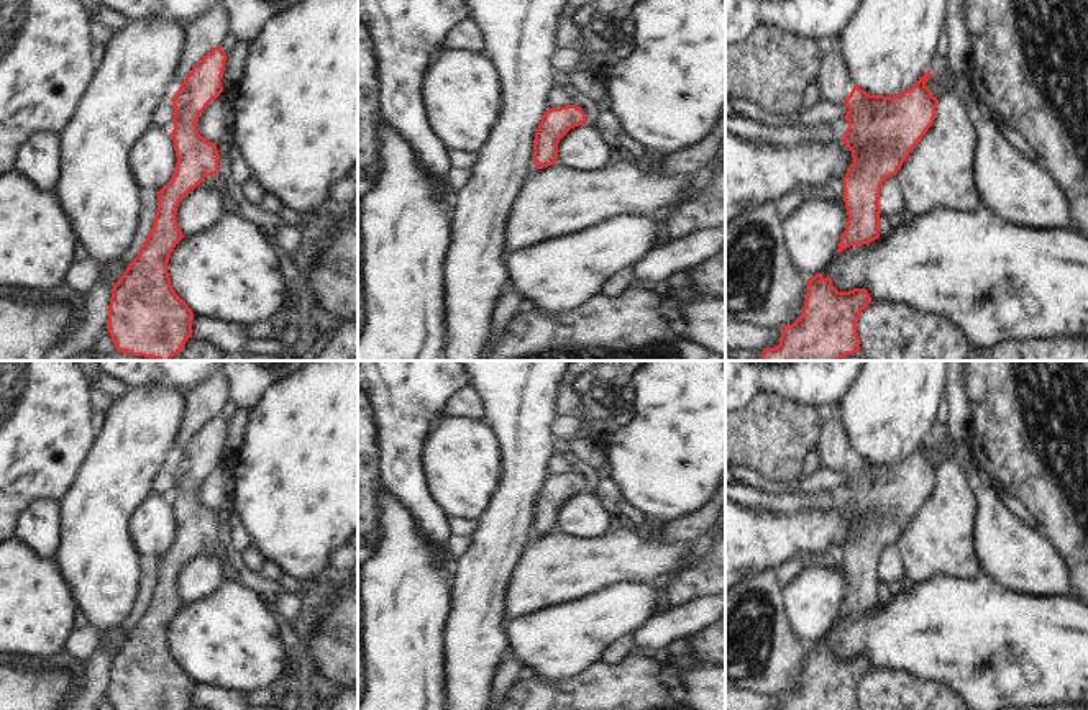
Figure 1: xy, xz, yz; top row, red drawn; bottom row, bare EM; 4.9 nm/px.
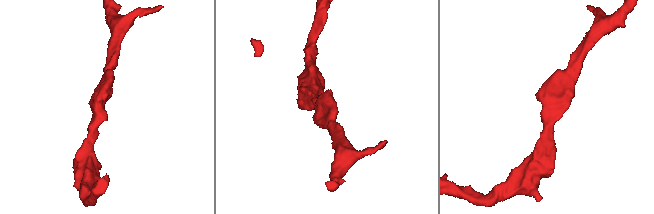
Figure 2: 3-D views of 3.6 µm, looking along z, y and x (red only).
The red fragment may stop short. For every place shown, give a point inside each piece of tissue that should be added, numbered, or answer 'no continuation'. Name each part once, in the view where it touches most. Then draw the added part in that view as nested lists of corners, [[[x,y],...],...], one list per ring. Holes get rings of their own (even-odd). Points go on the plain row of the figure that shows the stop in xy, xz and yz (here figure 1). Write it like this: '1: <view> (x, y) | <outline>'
1: xy (217, 548) | [[[220,538],[213,543],[207,543],[200,551],[213,554],[222,561],[222,571],[223,571],[225,579],[240,580],[236,566],[228,559],[226,546],[223,544]]]

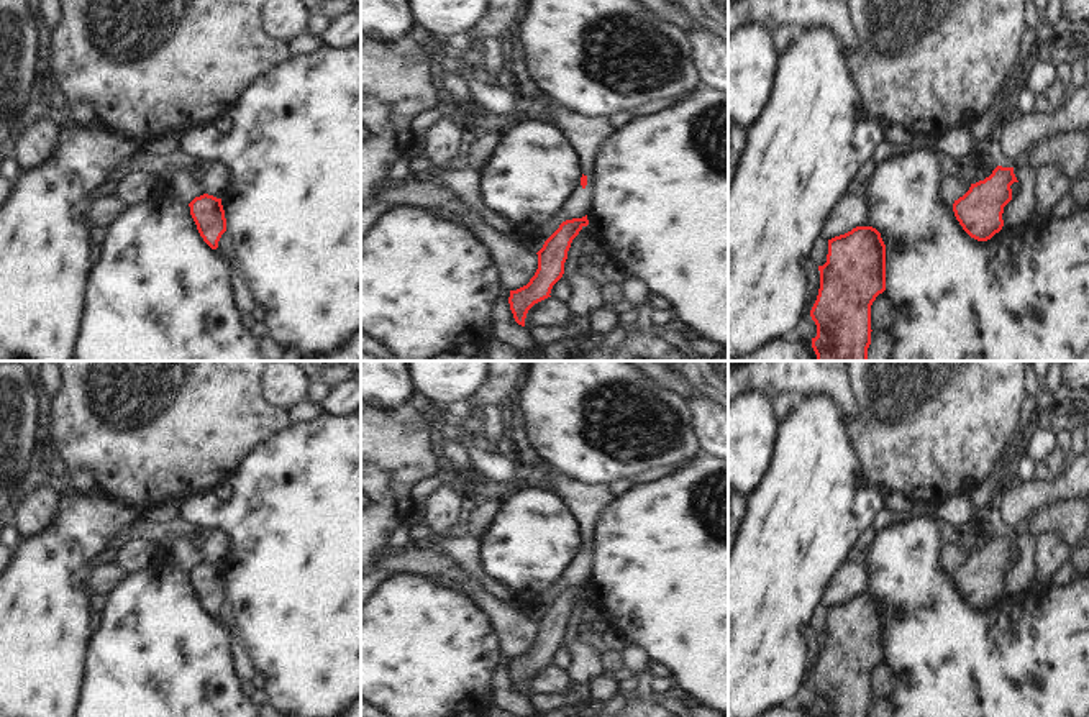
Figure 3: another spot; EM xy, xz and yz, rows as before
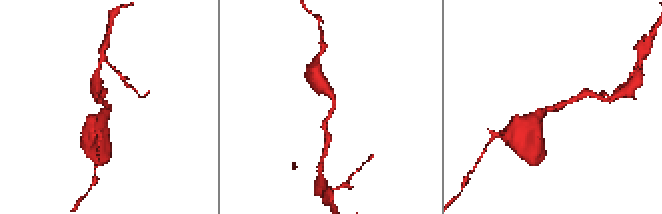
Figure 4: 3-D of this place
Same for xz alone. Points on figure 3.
no continuation

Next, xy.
no continuation

